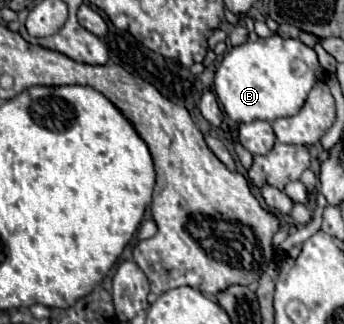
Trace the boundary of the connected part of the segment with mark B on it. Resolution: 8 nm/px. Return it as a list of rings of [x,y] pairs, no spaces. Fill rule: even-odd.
[[[278,33],[266,37],[266,39],[258,39],[258,41],[246,41],[238,47],[232,47],[232,51],[228,51],[216,71],[216,79],[214,79],[214,87],[216,87],[216,95],[220,105],[224,107],[226,115],[234,121],[234,123],[250,123],[256,119],[262,121],[274,121],[278,117],[292,117],[294,113],[298,113],[310,93],[310,89],[314,87],[314,83],[324,81],[326,71],[322,69],[322,65],[318,63],[316,51],[308,45],[304,45],[300,39],[284,39]]]

